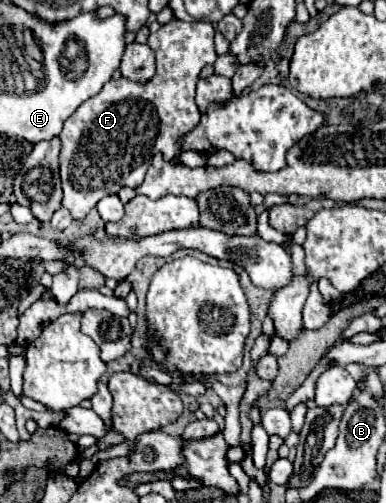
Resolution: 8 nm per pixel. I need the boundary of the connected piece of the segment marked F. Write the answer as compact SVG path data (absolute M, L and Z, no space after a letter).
M171 19L167 25L161 25L159 31L149 35L149 45L155 47L157 71L147 83L135 83L131 79L111 79L101 93L87 99L79 109L65 121L61 139L61 183L63 183L63 207L67 207L73 219L83 219L103 197L117 193L123 185L139 187L143 183L149 161L155 153L161 153L163 159L171 161L179 155L177 139L191 131L199 123L199 107L195 103L195 85L199 81L201 69L209 63L215 63L215 29L209 21L185 23Z

